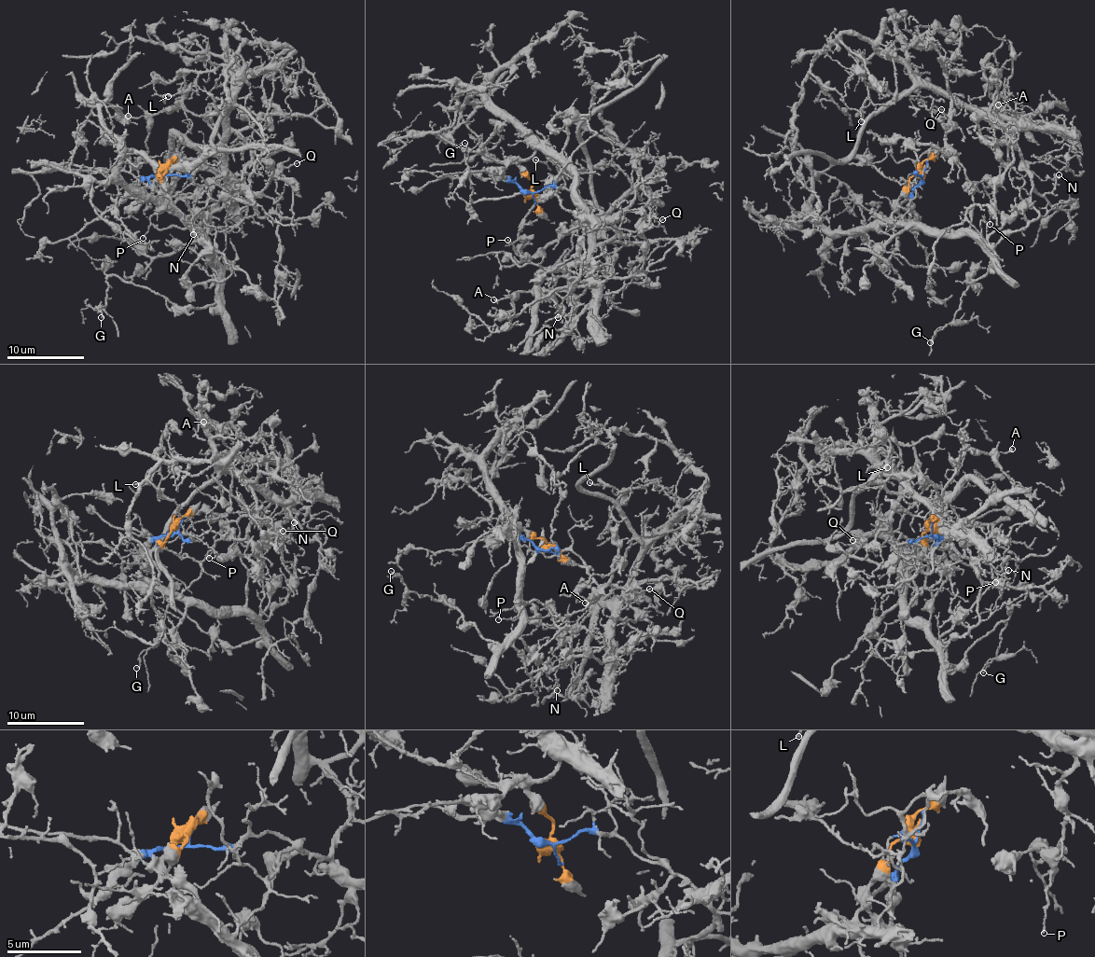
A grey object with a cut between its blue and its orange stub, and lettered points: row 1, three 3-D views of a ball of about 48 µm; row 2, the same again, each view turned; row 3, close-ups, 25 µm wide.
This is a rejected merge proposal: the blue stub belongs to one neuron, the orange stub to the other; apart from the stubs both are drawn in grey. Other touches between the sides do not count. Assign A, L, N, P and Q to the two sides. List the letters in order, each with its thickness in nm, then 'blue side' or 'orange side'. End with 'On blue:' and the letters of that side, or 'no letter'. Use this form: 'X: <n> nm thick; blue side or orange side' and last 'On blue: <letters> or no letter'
A: 180 nm thick; blue side
L: 140 nm thick; blue side
N: 140 nm thick; blue side
P: 130 nm thick; blue side
Q: 120 nm thick; blue side
On blue: A, L, N, P, Q

